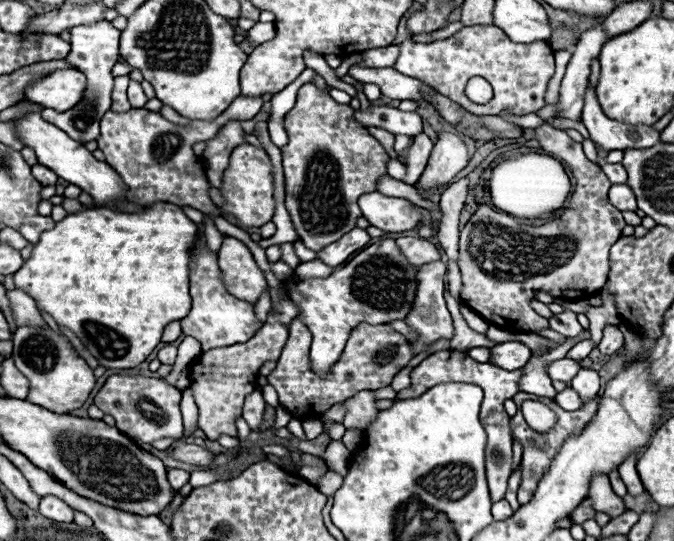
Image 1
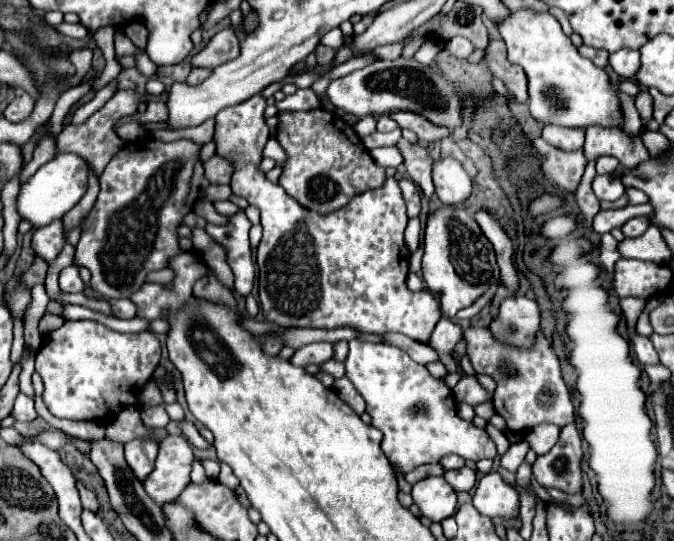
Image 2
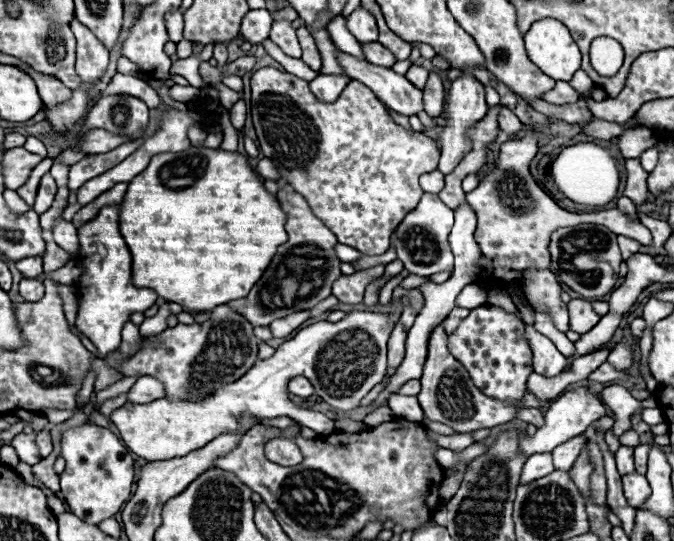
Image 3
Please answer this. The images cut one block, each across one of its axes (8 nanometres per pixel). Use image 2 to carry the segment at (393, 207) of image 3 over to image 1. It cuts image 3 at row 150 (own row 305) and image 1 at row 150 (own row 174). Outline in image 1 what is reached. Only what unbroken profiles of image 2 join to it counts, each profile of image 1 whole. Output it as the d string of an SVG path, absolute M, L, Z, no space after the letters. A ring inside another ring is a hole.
M252 144L236 146L232 150L230 166L224 172L224 182L220 190L226 198L226 206L222 206L222 210L236 216L242 226L260 228L266 222L270 222L276 210L276 200L274 200L274 166L266 150Z

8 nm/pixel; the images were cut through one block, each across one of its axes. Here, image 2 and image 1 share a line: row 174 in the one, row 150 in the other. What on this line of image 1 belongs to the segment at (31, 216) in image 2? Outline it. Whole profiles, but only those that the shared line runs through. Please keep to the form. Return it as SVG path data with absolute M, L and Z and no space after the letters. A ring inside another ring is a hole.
M32 110L26 112L22 118L14 118L14 130L16 136L20 138L20 142L26 148L32 148L36 152L36 158L42 166L54 170L60 178L64 178L70 184L80 186L84 192L88 192L94 202L98 204L116 204L116 202L124 202L124 182L122 178L106 164L106 162L98 162L86 148L84 144L68 138L68 134L64 134L60 128L52 126L50 122L46 122L42 118L42 110Z

